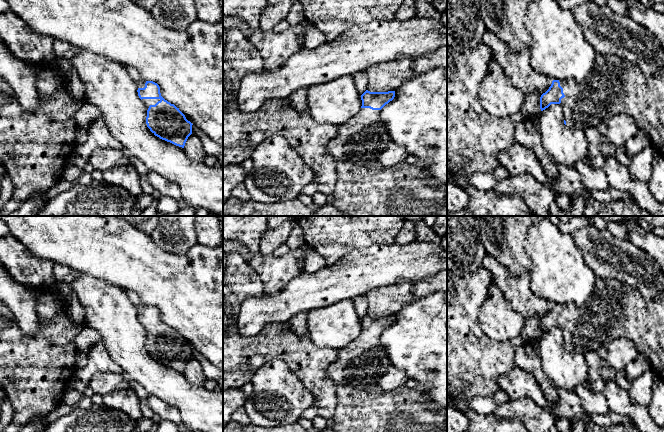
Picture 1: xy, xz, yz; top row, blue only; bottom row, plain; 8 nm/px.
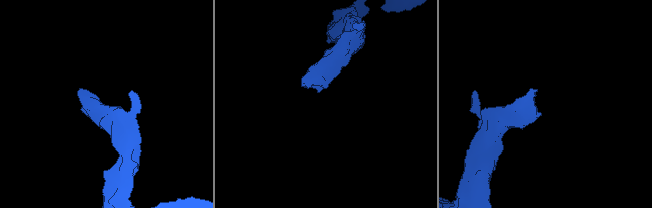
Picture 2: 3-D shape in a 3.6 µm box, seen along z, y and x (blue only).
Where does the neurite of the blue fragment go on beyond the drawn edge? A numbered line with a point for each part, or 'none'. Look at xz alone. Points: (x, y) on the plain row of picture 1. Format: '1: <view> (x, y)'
1: xz (361, 364)

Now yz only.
1: yz (586, 327)

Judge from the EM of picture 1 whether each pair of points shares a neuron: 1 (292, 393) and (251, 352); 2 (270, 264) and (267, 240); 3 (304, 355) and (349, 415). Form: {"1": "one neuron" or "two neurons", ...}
{"1": "two neurons", "2": "two neurons", "3": "two neurons"}

